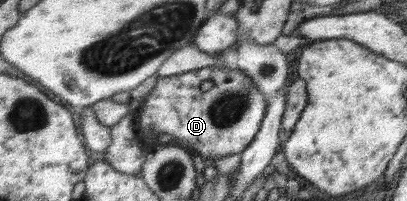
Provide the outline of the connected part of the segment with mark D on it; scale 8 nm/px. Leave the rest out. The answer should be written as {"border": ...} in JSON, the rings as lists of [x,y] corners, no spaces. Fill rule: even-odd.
{"border":[[[203,67],[169,77],[160,77],[155,87],[147,94],[144,103],[134,115],[137,121],[137,132],[144,143],[151,146],[157,144],[159,134],[173,137],[170,143],[179,145],[181,149],[193,149],[204,161],[241,153],[247,145],[251,145],[265,115],[265,99],[252,79],[239,69],[229,67]],[[203,81],[211,81],[213,86],[208,91],[200,89]]]}

